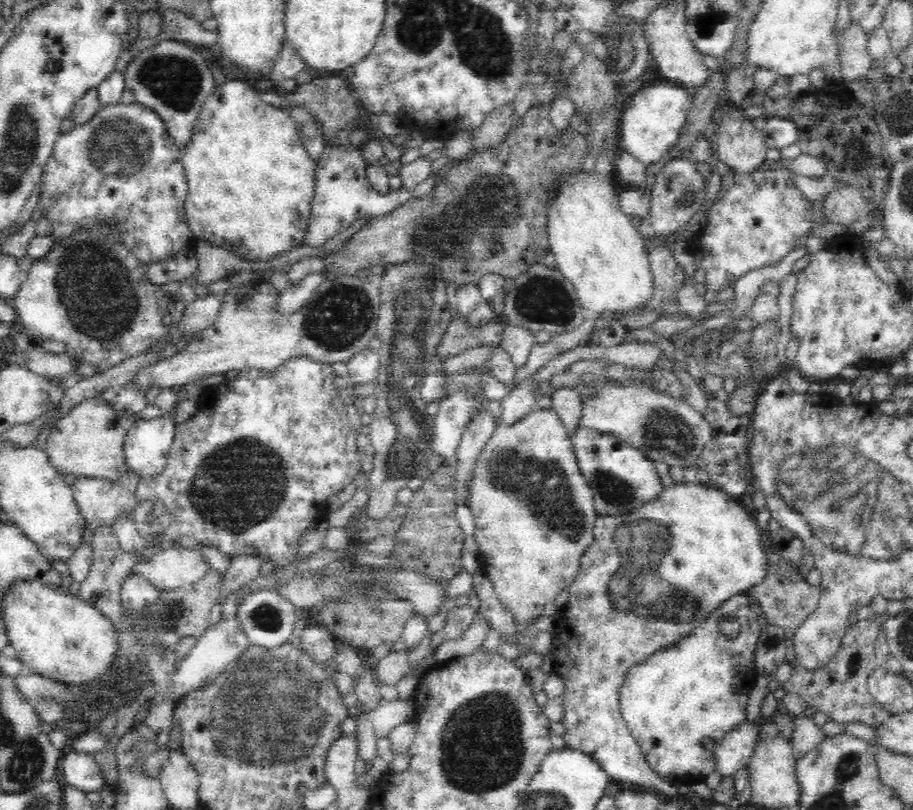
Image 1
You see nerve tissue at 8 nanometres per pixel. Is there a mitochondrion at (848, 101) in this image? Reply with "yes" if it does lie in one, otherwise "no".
no

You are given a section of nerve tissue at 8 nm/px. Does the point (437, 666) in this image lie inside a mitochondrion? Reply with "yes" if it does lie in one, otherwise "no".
no

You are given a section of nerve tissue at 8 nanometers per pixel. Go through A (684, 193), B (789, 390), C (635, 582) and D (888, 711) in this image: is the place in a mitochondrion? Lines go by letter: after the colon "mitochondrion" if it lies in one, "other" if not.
A: mitochondrion
B: other
C: mitochondrion
D: other

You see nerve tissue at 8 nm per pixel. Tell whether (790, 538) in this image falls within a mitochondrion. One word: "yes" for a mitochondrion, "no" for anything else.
yes

